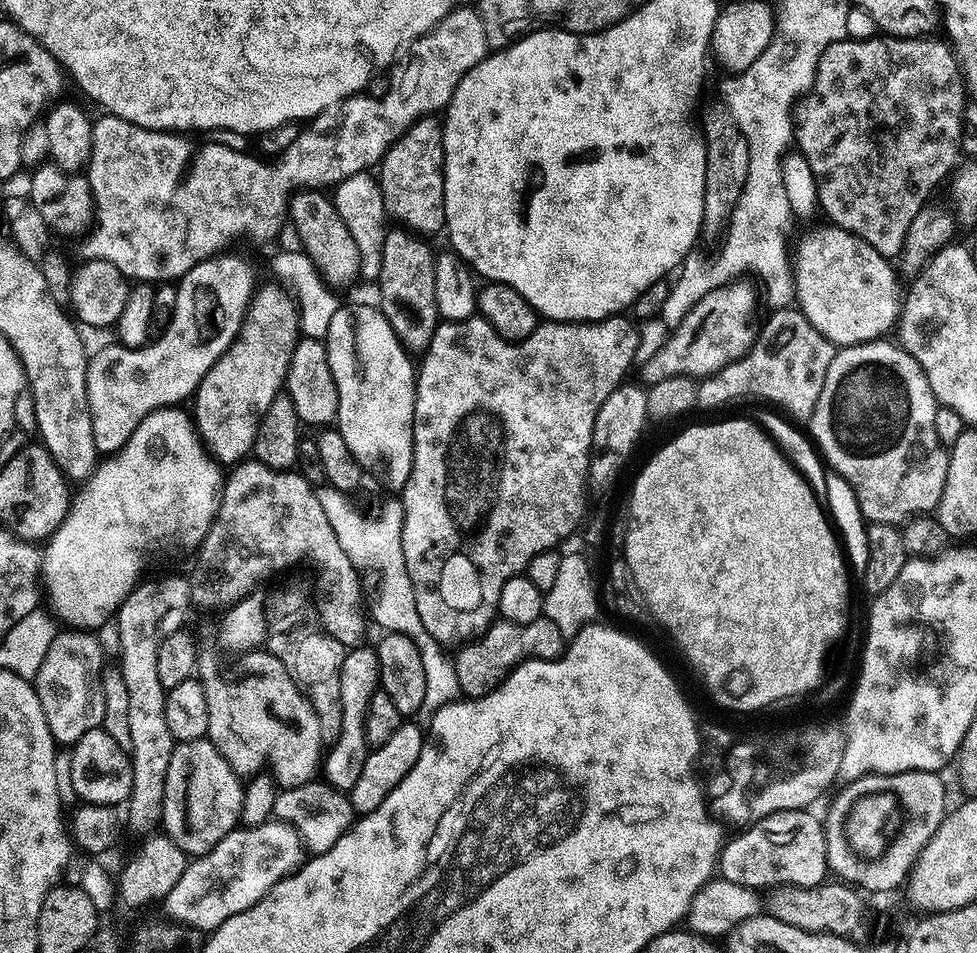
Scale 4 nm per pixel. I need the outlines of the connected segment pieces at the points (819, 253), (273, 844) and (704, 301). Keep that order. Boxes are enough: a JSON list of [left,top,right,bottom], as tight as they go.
[[794,226,902,346],[165,820,304,932],[639,282,755,386]]

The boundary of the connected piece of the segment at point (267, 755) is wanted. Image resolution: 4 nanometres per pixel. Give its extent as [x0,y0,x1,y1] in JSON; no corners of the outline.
[198,650,322,788]

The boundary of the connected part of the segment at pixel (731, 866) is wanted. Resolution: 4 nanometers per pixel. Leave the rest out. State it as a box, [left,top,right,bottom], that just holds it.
[718,808,829,890]

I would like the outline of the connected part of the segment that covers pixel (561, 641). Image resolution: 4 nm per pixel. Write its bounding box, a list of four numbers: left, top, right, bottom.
[452,619,566,697]

